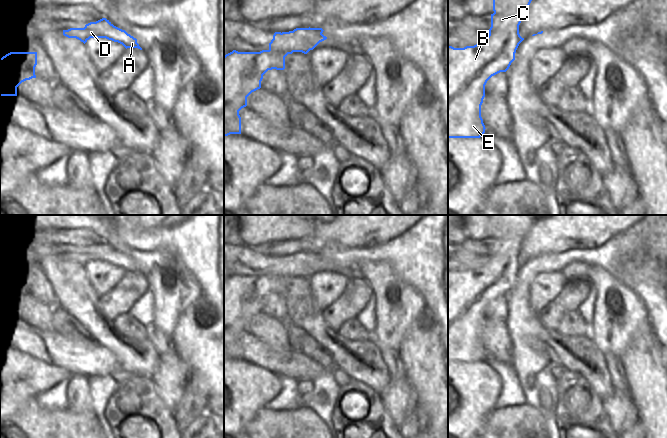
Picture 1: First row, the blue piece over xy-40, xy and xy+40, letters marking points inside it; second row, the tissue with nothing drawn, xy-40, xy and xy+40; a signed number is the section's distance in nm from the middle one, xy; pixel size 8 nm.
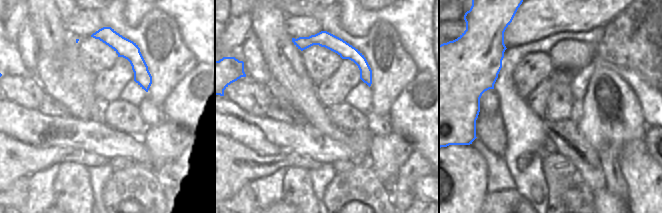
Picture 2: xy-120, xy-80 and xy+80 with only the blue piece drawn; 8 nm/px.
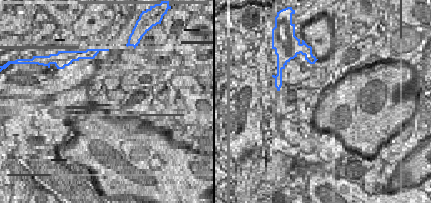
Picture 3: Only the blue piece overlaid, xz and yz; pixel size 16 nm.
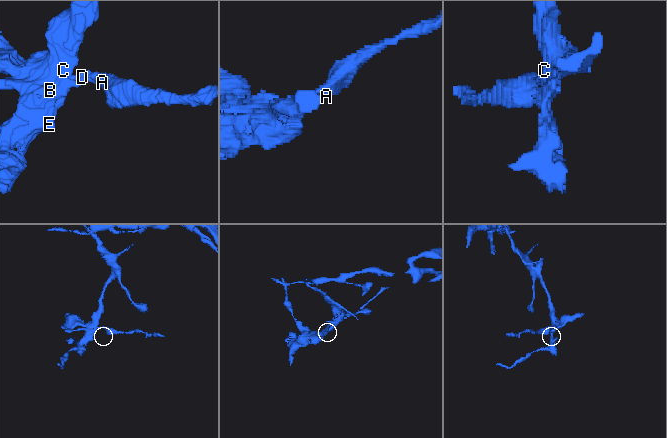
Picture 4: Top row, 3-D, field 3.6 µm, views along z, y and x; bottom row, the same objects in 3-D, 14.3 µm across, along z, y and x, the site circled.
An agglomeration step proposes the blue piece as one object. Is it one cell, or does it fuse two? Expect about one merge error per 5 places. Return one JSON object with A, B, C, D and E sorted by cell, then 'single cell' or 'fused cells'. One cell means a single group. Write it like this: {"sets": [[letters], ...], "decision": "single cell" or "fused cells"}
{"sets": [["A", "D"], ["B", "C", "E"]], "decision": "fused cells"}

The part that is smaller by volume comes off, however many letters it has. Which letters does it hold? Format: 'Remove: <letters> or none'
Remove: A, D

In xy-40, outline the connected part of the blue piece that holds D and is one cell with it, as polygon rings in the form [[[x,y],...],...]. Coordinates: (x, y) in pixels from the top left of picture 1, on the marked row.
[[[102,18],[96,22],[90,22],[86,24],[84,28],[63,30],[63,35],[68,38],[76,38],[84,44],[90,38],[106,38],[122,44],[126,49],[138,48],[142,50],[136,38],[128,34],[125,30],[114,26],[106,18]]]

